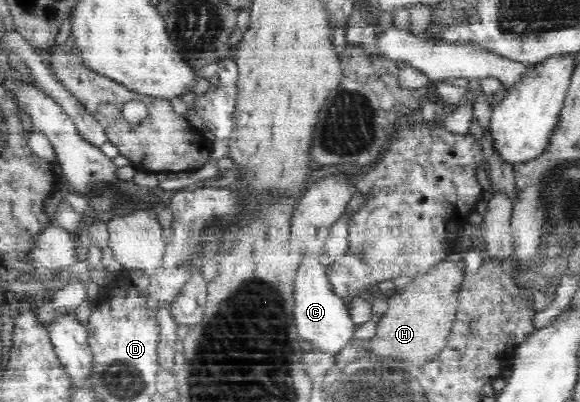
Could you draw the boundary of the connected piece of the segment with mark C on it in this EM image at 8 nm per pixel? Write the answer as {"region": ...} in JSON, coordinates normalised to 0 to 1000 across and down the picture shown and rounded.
{"region":[[[536,637],[526,639],[510,674],[507,701],[507,799],[534,861],[534,871],[579,886],[610,841],[614,808],[600,779],[598,746],[571,716],[569,689],[560,689],[560,664]]]}

